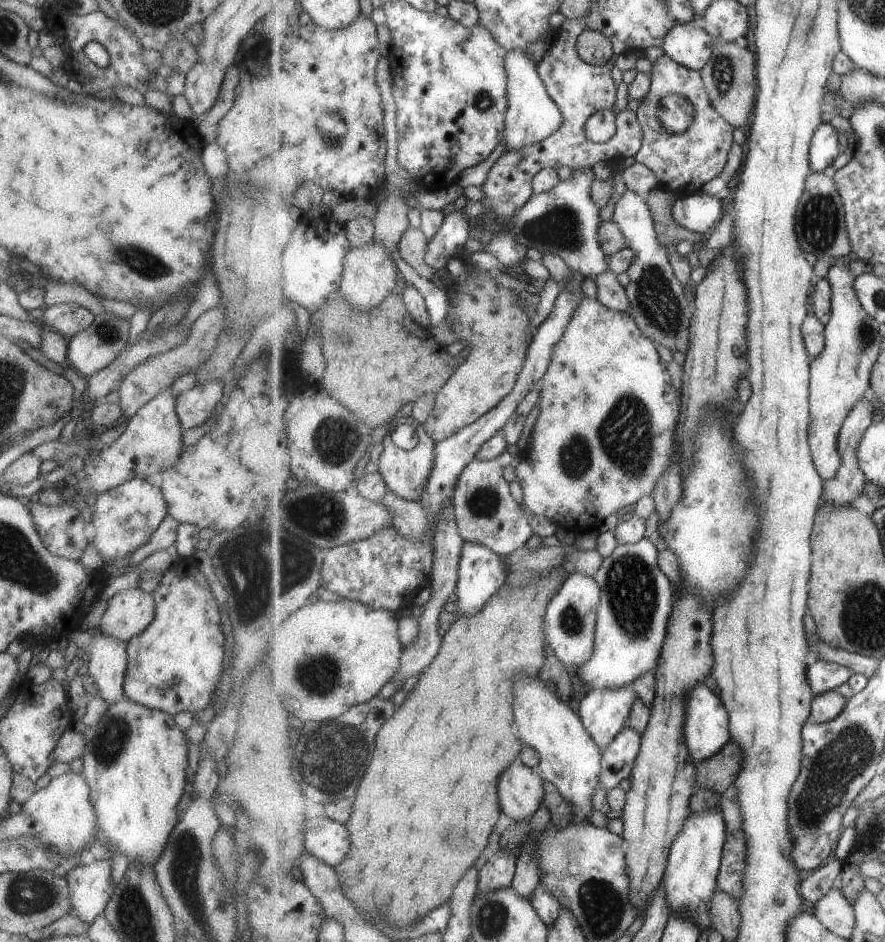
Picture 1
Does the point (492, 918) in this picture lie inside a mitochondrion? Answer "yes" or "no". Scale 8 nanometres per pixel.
yes

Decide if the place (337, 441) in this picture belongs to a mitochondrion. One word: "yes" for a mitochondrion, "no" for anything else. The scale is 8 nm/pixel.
yes

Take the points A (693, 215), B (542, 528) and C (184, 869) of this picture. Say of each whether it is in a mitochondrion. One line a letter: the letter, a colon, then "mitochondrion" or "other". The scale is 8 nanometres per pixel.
A: other
B: other
C: mitochondrion

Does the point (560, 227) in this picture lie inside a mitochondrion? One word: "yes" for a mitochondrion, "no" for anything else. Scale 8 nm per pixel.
yes

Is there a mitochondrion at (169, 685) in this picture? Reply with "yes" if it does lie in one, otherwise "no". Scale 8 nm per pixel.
yes

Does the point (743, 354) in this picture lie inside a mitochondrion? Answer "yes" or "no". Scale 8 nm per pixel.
no

